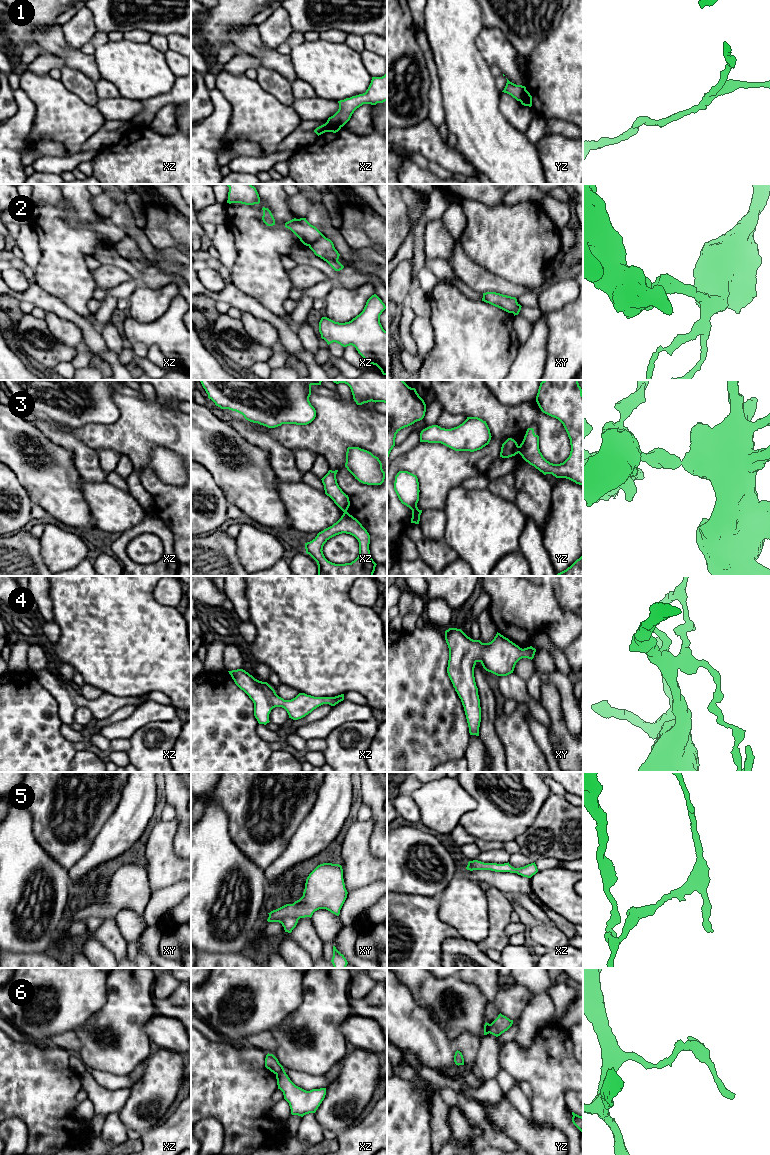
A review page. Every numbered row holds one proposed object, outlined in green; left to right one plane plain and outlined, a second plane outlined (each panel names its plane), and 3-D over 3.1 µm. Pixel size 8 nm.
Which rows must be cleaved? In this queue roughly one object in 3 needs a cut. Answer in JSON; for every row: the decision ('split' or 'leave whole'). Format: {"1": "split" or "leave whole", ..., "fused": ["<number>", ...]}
{"1": "split", "2": "split", "3": "split", "4": "leave whole", "5": "leave whole", "6": "split", "fused": ["1", "2", "3", "6"]}

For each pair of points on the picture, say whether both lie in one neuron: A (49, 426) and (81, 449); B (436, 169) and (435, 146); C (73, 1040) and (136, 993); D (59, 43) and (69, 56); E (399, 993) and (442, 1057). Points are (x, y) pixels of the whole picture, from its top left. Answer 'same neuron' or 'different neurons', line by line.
A: same neuron
B: different neurons
C: different neurons
D: same neuron
E: same neuron

